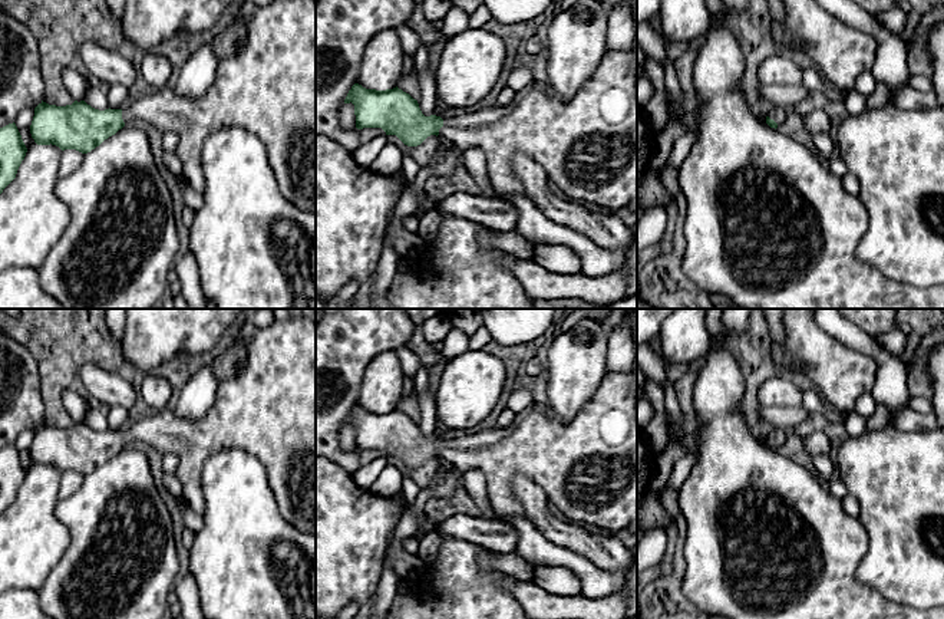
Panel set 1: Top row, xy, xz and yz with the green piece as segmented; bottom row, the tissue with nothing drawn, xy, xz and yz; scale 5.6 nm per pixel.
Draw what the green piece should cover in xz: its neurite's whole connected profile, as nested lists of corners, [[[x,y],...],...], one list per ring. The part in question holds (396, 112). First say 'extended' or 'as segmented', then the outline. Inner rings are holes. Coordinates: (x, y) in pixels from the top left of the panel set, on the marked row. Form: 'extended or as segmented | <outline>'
extended | [[[607,50],[605,55],[601,59],[600,66],[594,72],[594,75],[577,90],[577,93],[568,99],[562,101],[560,96],[555,95],[554,89],[547,83],[545,79],[535,79],[529,85],[527,85],[524,89],[515,92],[515,96],[509,105],[498,106],[494,105],[491,108],[465,113],[462,116],[455,116],[449,119],[442,119],[440,116],[430,115],[425,116],[419,108],[419,103],[416,99],[413,99],[409,93],[403,92],[397,86],[393,89],[386,90],[376,90],[376,89],[366,89],[359,83],[354,83],[351,89],[349,90],[344,103],[353,103],[354,105],[354,115],[356,115],[356,128],[382,128],[386,135],[396,135],[405,145],[407,146],[417,146],[420,145],[428,136],[436,135],[442,139],[446,139],[453,148],[458,149],[468,149],[471,146],[478,146],[483,151],[485,162],[486,162],[486,171],[489,182],[494,188],[495,194],[502,195],[527,195],[524,184],[519,181],[519,178],[515,175],[512,168],[512,157],[515,154],[524,154],[529,157],[532,161],[535,161],[538,165],[542,167],[547,180],[549,185],[557,185],[562,192],[565,192],[572,201],[584,203],[587,205],[591,205],[597,210],[607,211],[607,213],[617,213],[624,207],[633,207],[637,203],[637,55],[634,52],[628,50]]]

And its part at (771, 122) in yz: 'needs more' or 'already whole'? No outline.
needs more

